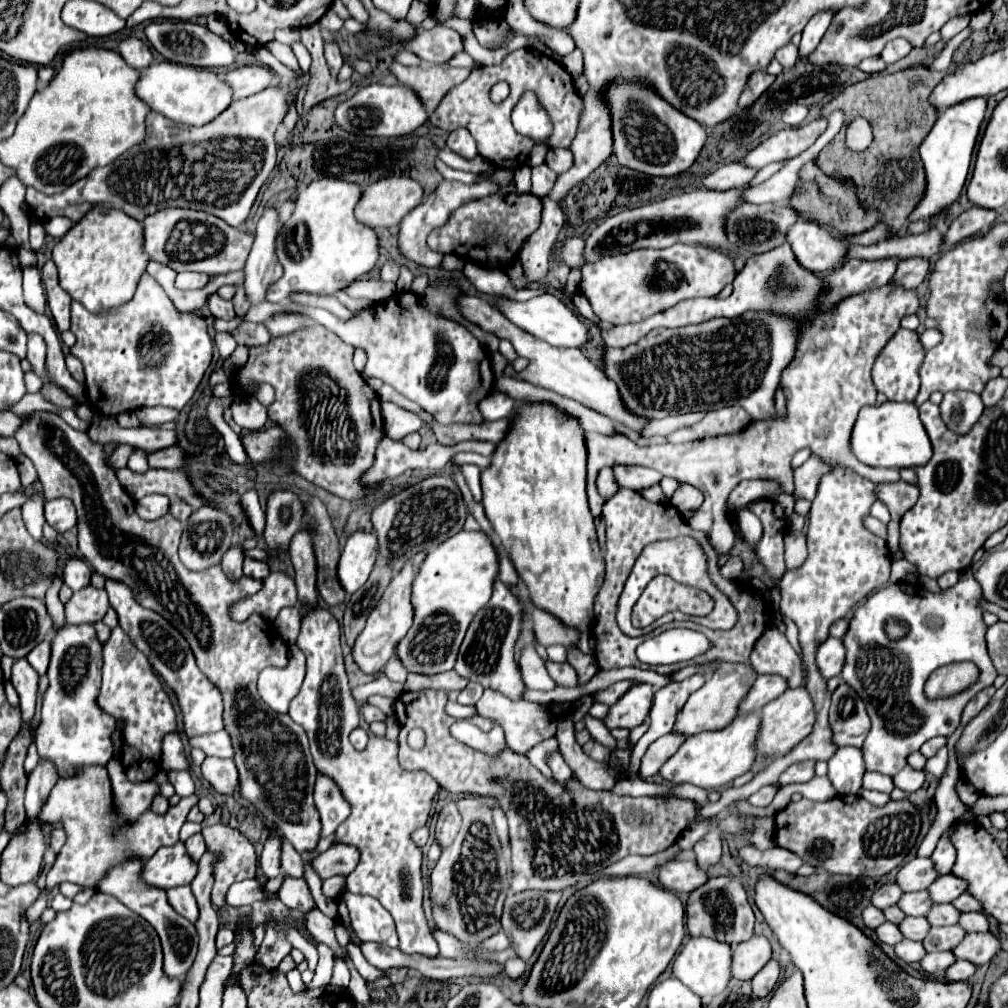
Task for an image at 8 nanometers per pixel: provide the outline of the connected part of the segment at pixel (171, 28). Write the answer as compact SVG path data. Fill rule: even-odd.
M166 20L166 22L150 22L144 28L144 34L148 42L170 62L186 64L186 66L198 66L198 68L214 68L214 66L230 66L234 62L234 50L232 46L210 32L206 26L194 24L194 22L182 22L182 20Z

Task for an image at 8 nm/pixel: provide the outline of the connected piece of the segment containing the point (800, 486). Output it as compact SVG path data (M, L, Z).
M810 456L808 462L804 462L800 468L794 470L794 492L792 496L804 498L804 500L814 500L816 494L816 484L820 482L820 476L828 472L828 466L820 462L816 456Z

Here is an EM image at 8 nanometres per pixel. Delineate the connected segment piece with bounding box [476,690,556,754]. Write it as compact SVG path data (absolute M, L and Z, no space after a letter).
M484 690L482 698L476 702L476 710L478 710L478 714L494 720L504 728L508 748L516 754L526 754L528 750L532 750L542 740L548 740L556 734L556 718L551 716L544 706L539 703L510 700L508 696L500 694L500 692Z

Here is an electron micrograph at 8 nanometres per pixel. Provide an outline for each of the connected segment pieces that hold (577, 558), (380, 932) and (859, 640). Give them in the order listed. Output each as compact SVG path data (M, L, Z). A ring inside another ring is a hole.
M520 404L508 436L492 456L492 466L482 470L482 504L504 552L528 586L532 604L558 618L564 626L586 632L594 624L594 598L604 582L604 556L586 498L586 448L582 434L574 418L562 416L550 404Z
M344 892L342 900L350 910L350 922L354 926L356 936L362 942L382 942L390 948L398 947L399 940L394 920L376 898Z
M966 568L964 572L960 572L960 580L954 586L950 586L938 594L928 592L922 584L900 582L900 584L882 586L880 590L870 594L866 598L866 602L862 602L858 606L858 610L854 612L854 616L850 620L846 634L842 636L842 644L846 648L846 662L842 668L842 678L846 684L850 684L860 694L860 698L864 700L866 710L870 714L870 720L872 720L872 728L870 728L870 732L864 740L864 746L862 746L866 770L874 770L874 772L888 774L888 776L898 774L906 766L906 756L910 752L920 750L920 746L926 740L930 740L934 736L954 734L954 730L960 724L962 708L966 706L966 702L972 700L980 690L992 686L998 672L992 666L992 660L986 650L984 634L986 634L988 626L984 624L984 618L982 618L982 614L984 614L984 610L980 608L982 600L984 600L982 588L976 582L976 578L972 576L972 570ZM954 662L976 664L980 670L978 682L974 682L966 690L962 690L954 696L948 696L948 698L938 698L938 700L926 698L924 684L926 684L928 676L936 668L954 664Z

